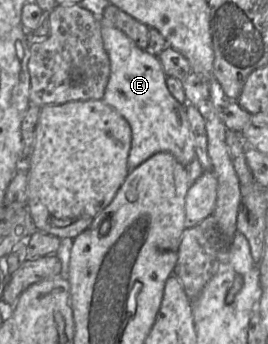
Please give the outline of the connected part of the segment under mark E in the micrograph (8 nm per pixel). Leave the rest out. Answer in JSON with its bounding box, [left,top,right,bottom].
[101,20,196,173]

